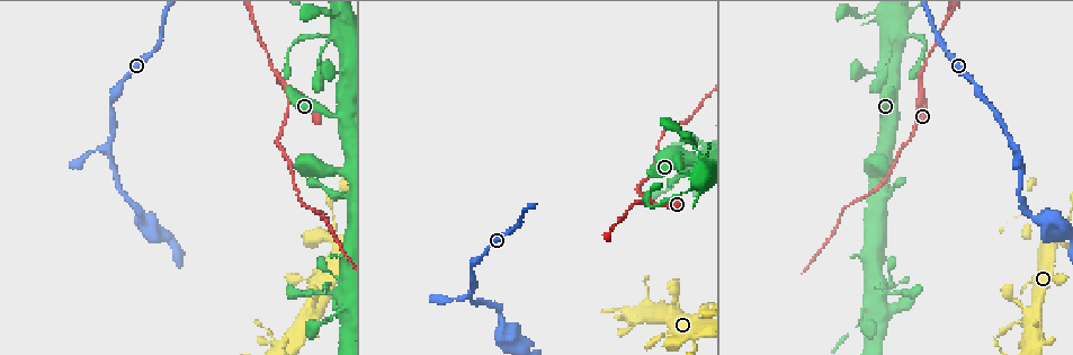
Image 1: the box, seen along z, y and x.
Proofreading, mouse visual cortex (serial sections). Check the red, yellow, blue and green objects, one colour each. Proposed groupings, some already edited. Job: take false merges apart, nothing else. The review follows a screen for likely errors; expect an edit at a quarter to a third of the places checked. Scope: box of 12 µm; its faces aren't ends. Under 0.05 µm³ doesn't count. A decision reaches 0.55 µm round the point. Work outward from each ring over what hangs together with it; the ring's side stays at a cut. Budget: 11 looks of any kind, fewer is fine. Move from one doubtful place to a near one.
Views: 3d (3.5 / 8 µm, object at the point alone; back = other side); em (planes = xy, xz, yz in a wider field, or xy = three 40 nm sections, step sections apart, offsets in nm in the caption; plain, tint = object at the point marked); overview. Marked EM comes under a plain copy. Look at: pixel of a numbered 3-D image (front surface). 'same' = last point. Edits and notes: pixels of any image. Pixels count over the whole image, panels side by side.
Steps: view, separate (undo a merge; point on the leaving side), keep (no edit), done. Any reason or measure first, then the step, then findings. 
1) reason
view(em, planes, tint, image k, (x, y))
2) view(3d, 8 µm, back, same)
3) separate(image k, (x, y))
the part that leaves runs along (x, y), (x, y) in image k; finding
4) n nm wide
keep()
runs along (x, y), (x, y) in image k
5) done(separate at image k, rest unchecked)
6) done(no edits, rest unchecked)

sharp bend
view(3d, 8 µm, image 1, (311, 316))

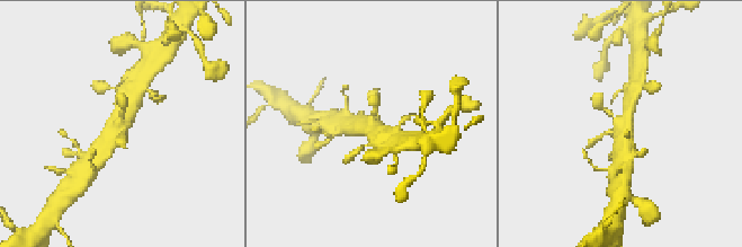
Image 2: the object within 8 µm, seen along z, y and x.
view(em, xy, step 3, tint, image 2, (369, 128))

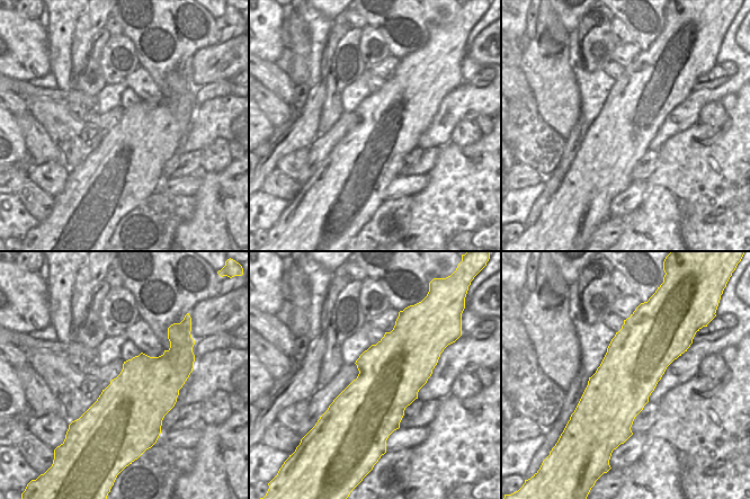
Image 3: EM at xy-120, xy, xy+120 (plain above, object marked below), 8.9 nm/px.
600 nm wide
keep()
runs along (132, 97), (100, 153) in image 2; one cell here

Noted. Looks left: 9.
three arms meet
view(3d, 3.5 µm, image 1, (650, 202))

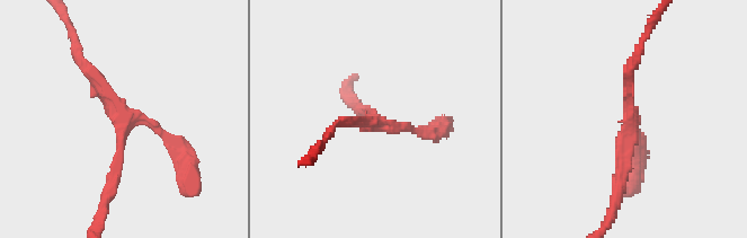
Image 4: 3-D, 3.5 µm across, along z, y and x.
3 arms; arms of 150, 200, 200 nm; now the EM
view(em, xy, step 2, tint, image 4, (379, 127))

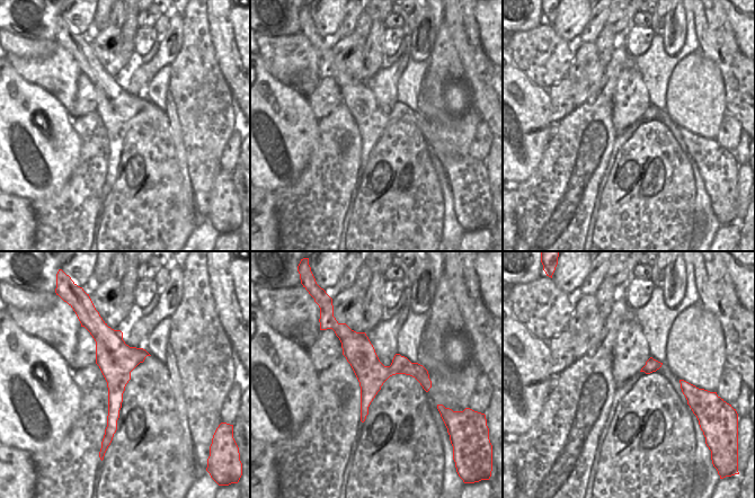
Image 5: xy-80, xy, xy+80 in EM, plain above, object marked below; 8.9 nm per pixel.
view(em, xy, step 3, tint, same)

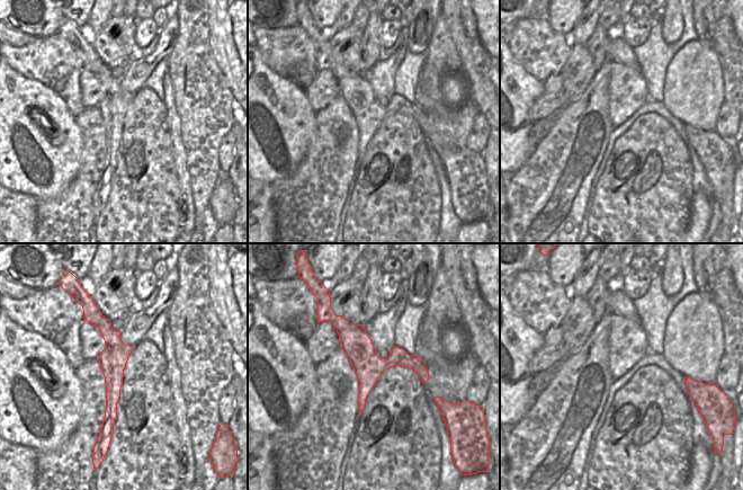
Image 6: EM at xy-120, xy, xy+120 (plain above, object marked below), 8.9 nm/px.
keep()
runs along (436, 130), (388, 130), (359, 112) in image 4; one cell here

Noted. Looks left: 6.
thin neck
view(3d, 3.5 µm, image 1, (694, 163))

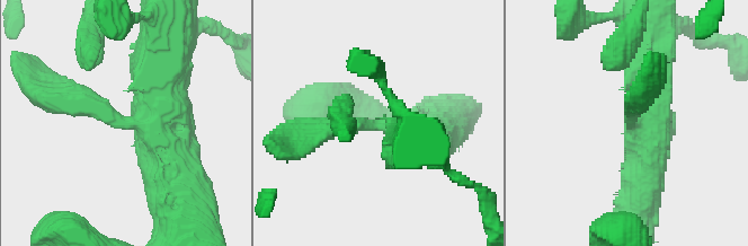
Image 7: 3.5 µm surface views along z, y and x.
3 arms; arms of 300, 600, 600 nm
view(em, xy, step 5, tint, image 7, (381, 126))

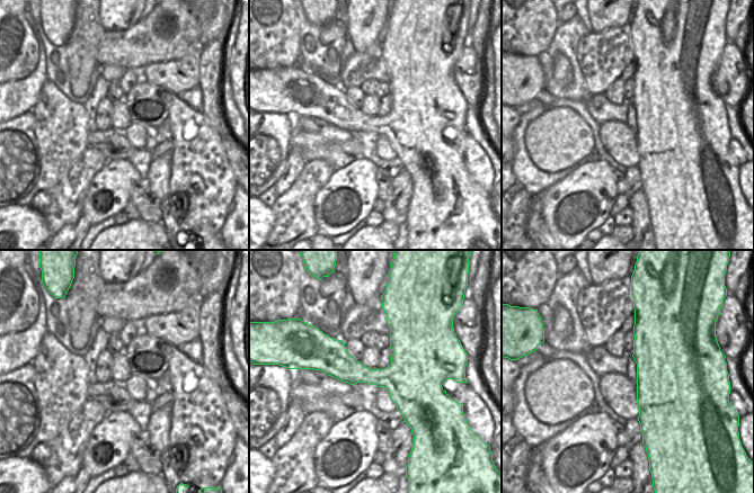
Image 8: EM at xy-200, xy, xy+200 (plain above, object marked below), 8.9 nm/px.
another direction
view(em, xy, step 1, tint, same)

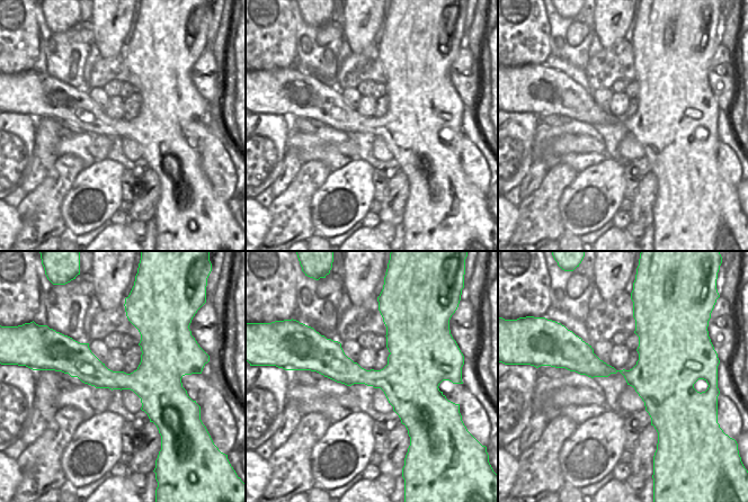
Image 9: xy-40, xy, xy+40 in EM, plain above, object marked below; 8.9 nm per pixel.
360 nm wide
keep()
runs along (61, 102), (148, 122), (175, 167) in image 7; one cell here

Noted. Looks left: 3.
branch point
view(3d, 8 µm, image 1, (1014, 142))

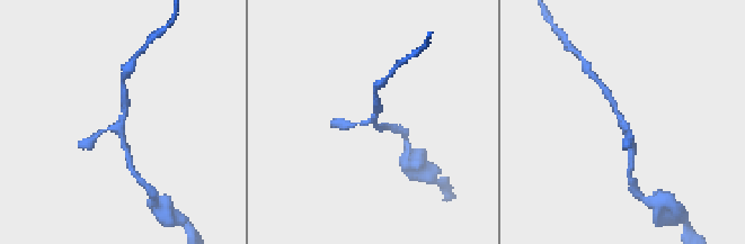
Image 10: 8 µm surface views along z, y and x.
closer look
view(3d, 3.5 µm, image 10, (622, 121))

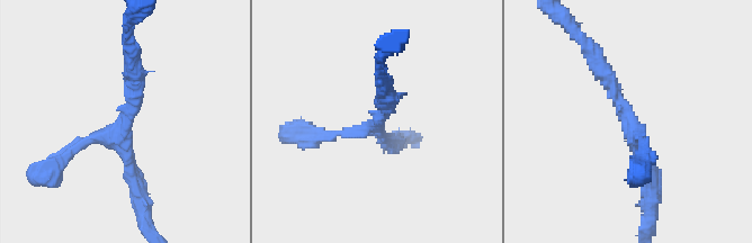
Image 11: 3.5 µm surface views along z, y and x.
3 arms; arms of 150, 200, 250 nm
view(em, xy, step 5, tint, image 11, (125, 124))

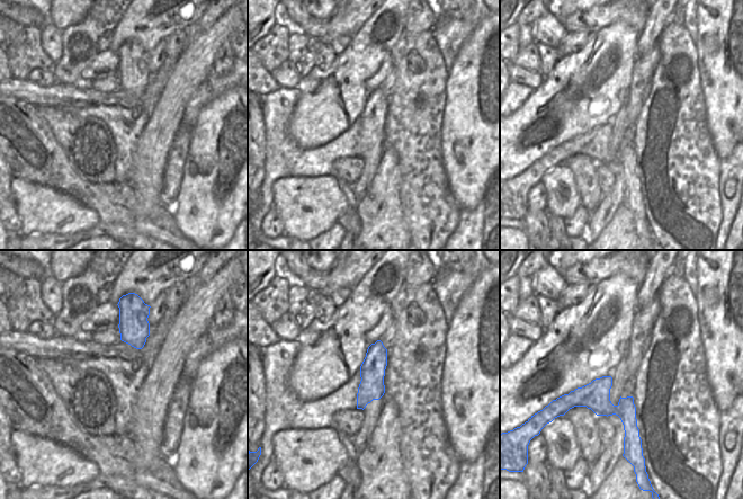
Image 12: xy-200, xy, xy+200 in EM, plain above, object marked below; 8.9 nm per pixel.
keep()
runs along (378, 344), (372, 386), (359, 406) in image 12; one cell here

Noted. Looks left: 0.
done(no edits, rest unchecked)

